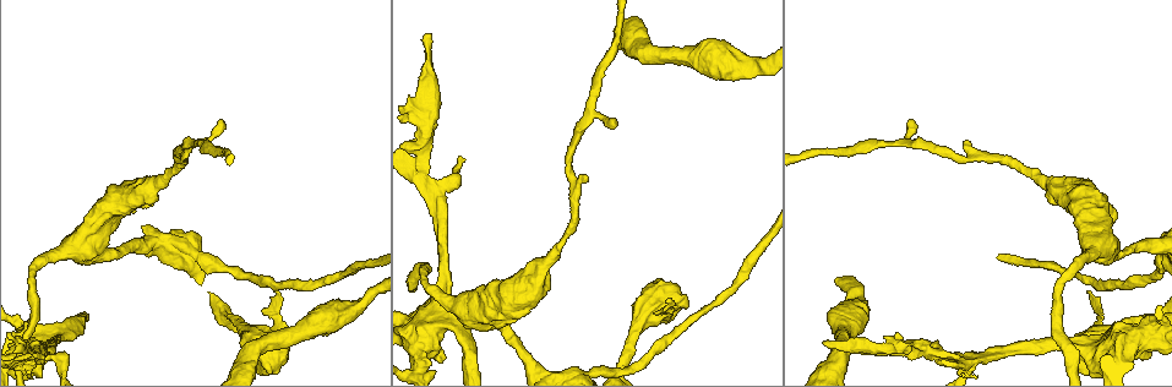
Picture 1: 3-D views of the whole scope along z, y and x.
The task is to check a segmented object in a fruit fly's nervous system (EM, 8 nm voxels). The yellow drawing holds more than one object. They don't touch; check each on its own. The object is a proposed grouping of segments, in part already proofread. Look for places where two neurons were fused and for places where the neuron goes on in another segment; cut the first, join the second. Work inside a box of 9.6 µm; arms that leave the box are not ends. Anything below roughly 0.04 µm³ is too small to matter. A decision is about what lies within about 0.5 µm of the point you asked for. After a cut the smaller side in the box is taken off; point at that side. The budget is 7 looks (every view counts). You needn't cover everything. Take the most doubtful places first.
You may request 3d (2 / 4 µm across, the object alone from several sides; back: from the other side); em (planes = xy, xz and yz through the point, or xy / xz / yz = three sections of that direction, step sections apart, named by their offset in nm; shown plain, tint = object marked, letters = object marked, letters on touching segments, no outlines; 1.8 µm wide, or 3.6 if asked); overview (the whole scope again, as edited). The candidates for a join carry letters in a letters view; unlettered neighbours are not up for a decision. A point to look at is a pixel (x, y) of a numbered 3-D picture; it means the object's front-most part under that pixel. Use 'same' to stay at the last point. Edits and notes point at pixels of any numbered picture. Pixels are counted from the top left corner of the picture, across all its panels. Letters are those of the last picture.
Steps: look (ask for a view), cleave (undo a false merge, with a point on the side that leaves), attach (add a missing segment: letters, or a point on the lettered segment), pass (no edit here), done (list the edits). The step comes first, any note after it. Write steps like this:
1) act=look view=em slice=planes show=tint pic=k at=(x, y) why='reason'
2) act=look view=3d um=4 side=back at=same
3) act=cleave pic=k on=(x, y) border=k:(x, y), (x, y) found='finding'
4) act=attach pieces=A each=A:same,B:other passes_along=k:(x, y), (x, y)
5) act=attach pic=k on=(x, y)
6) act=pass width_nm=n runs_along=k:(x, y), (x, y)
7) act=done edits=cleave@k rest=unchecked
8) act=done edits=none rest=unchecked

act=look view=em slice=xy step=16 show=tint pic=1 at=(822, 343) why='an open end'

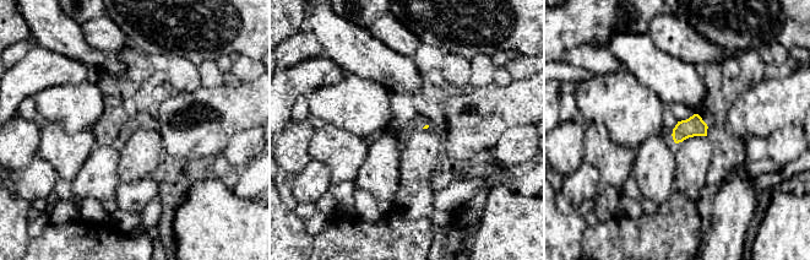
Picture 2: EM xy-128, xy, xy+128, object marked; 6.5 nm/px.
act=look view=em slice=planes show=tint at=same

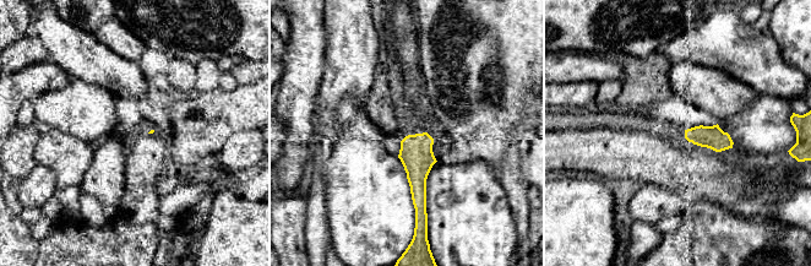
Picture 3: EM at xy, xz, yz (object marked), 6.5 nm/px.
act=look view=em slice=planes show=letters at=same why='what lies round it'

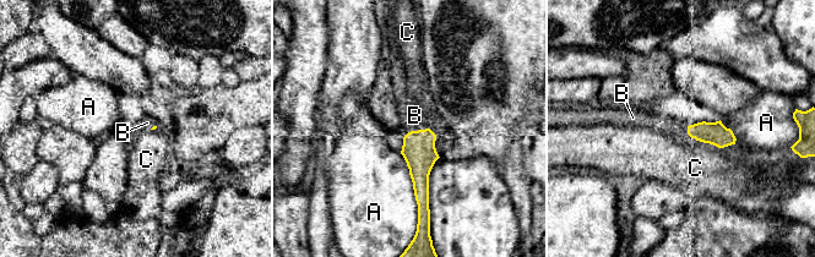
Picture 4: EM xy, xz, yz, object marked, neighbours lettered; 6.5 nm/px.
act=attach pieces=B each=A:other,B:same,C:other found='the neuron continues'

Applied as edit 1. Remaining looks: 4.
act=look view=overview

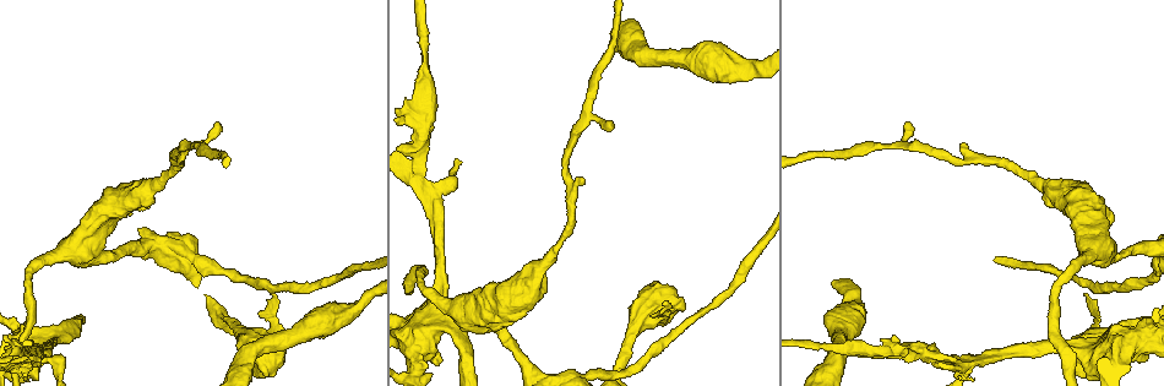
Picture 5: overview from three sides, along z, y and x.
act=look view=3d um=2 side=back pic=5 at=(456, 337) why='sharp bend'

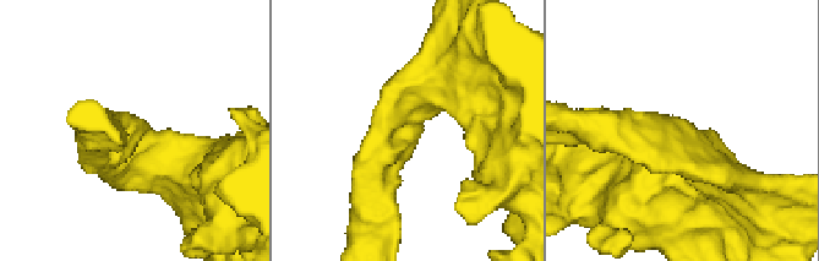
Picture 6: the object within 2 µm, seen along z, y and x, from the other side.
act=look view=em slice=planes show=letters pic=6 at=(130, 147) arm_widths_nm=280,440

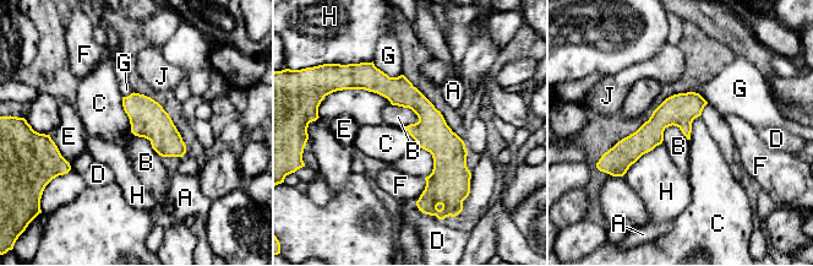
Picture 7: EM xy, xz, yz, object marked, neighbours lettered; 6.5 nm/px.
act=pass each=A:other,B:other,C:other,D:other,E:other,F:other,G:other,H:other,J:other runs_along=7:(371, 68), (441, 142), (424, 201) found='continuous, no second neuron'

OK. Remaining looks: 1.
act=look view=em um=3.6 slice=planes show=letters pic=5 at=(1085, 295)

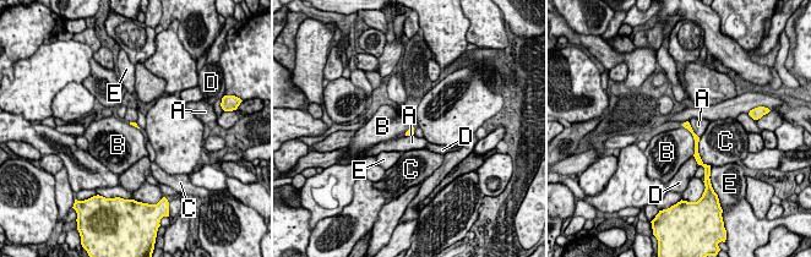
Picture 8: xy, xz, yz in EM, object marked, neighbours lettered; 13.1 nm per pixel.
act=pass each=A:other,B:other,C:other,D:other,E:other runs_along=8:(685, 124), (696, 137), (698, 160) found='none of them fits'

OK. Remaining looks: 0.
act=done edits=attach@4 rest=unchecked

